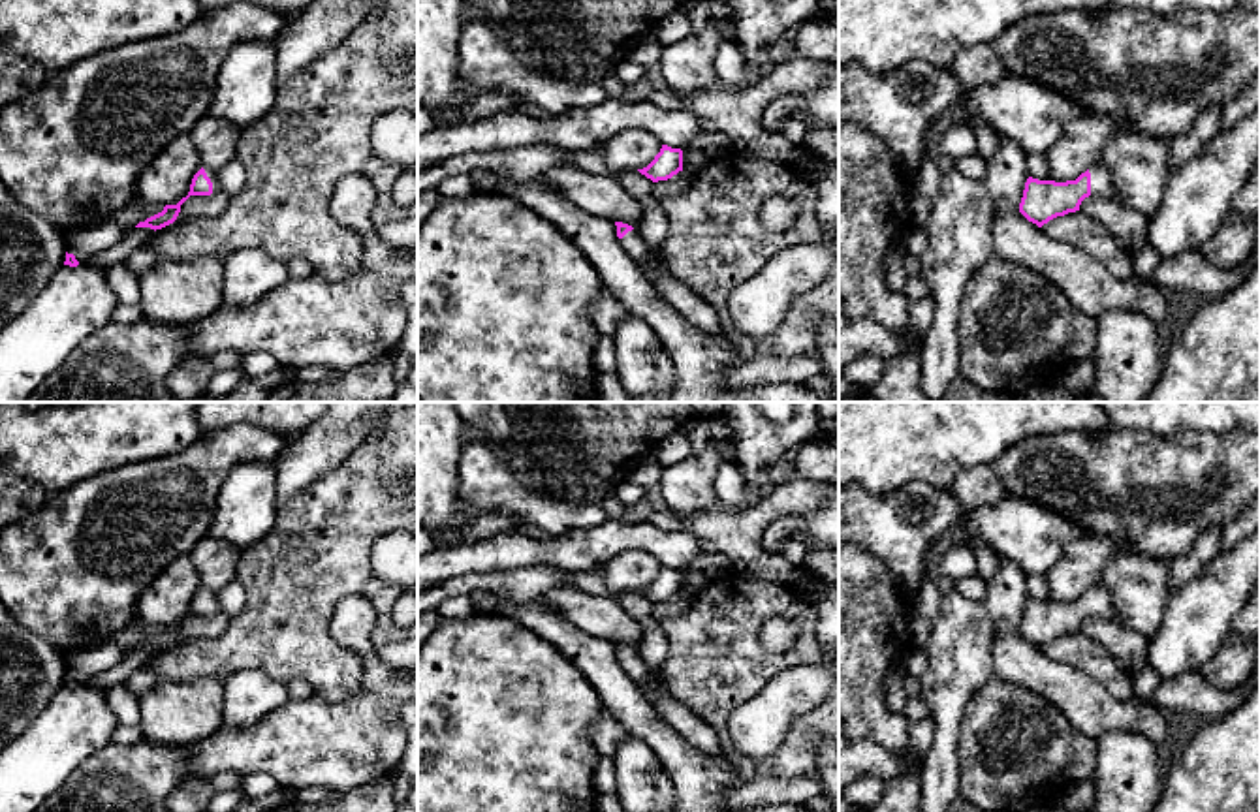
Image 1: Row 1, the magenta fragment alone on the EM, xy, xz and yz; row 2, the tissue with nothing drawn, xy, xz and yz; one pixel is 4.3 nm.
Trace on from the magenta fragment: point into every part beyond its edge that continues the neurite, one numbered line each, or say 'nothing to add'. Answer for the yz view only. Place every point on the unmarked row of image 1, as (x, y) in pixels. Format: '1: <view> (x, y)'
1: yz (1101, 602)

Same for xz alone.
1: xz (634, 666)

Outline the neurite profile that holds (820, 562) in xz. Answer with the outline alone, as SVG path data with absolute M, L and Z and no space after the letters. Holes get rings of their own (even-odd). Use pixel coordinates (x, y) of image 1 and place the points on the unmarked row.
M811 545L803 568L812 579L839 586L839 551Z

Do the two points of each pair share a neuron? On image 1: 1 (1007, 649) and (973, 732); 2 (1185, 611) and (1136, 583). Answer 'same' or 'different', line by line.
1: different
2: different

